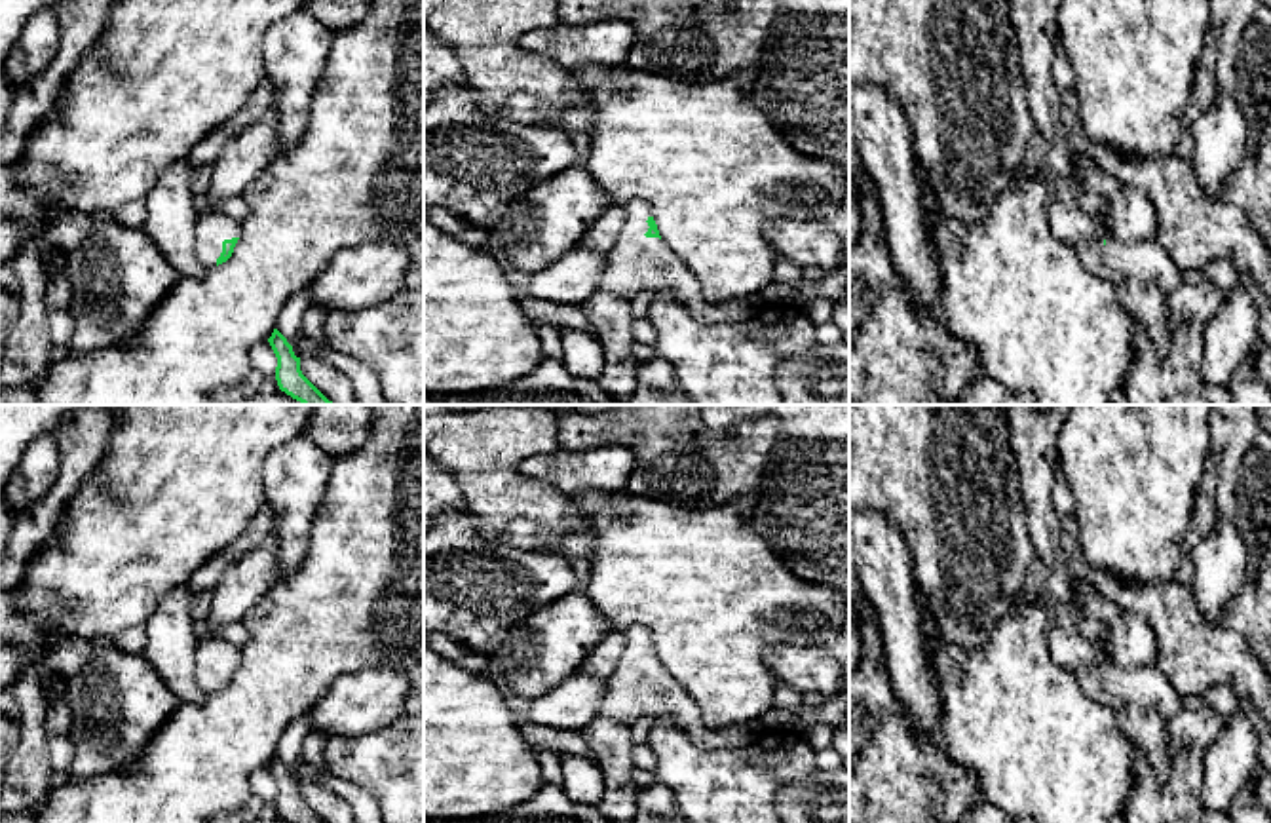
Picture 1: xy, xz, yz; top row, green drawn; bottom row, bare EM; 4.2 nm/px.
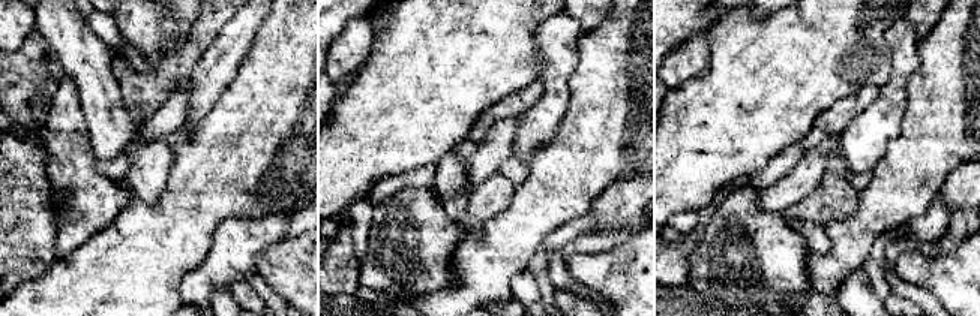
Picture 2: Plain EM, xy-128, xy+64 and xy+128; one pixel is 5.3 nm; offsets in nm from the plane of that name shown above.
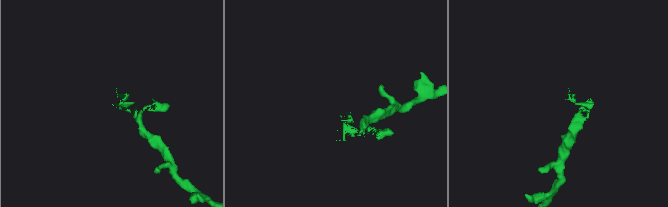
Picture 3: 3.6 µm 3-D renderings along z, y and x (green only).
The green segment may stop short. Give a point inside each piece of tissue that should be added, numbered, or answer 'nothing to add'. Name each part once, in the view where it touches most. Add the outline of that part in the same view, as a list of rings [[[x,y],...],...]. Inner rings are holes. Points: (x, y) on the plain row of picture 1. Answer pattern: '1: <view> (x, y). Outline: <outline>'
1: xy (211, 654). Outline: [[[220,637],[199,641],[196,648],[196,680],[199,690],[205,696],[217,692],[222,667],[239,663],[239,660],[241,650]]]

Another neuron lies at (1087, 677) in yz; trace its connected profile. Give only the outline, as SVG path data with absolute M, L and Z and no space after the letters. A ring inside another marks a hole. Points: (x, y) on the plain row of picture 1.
M1083 667L1075 675L1079 686L1096 701L1108 707L1117 707L1115 698L1106 690L1106 686L1100 680L1100 675L1092 667Z

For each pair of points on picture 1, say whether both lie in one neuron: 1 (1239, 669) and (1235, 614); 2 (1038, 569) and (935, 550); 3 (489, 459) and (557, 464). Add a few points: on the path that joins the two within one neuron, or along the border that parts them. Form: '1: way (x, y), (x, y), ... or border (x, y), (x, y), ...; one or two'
1: border (1224, 626), (1237, 631), (1251, 650); two
2: border (1036, 557), (1009, 607); two
3: border (515, 466), (559, 489); two

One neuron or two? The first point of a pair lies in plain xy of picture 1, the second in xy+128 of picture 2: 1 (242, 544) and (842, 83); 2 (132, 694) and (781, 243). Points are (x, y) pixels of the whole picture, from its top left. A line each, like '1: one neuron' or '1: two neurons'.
1: two neurons
2: one neuron

